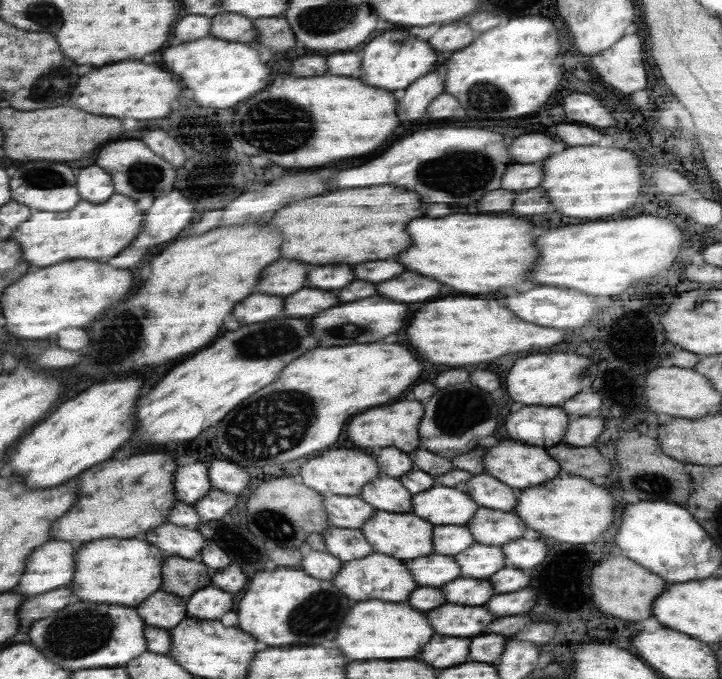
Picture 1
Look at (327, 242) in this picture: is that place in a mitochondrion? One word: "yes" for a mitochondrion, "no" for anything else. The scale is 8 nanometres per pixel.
no

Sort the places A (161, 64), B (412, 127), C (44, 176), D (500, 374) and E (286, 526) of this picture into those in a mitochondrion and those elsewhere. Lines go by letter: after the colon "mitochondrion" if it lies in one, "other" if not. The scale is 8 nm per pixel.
A: other
B: other
C: mitochondrion
D: other
E: mitochondrion

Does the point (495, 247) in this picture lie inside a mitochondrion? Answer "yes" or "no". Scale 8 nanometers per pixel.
no

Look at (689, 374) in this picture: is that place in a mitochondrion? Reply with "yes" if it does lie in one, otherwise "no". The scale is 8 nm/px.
no

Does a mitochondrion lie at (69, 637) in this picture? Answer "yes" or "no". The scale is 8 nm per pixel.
yes

